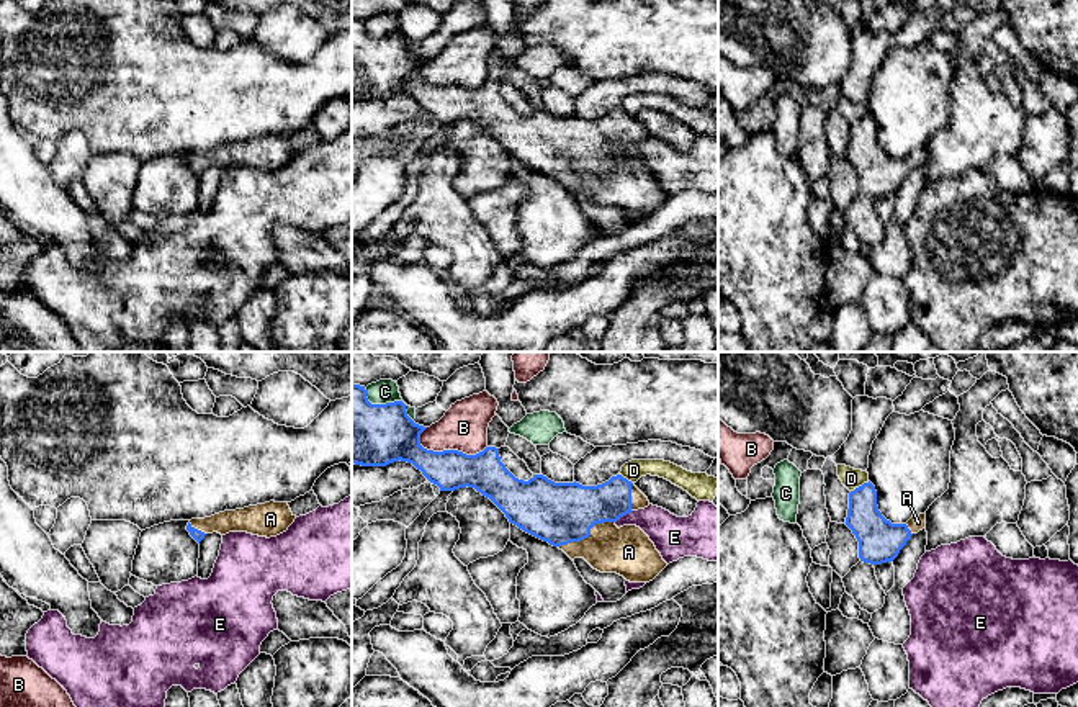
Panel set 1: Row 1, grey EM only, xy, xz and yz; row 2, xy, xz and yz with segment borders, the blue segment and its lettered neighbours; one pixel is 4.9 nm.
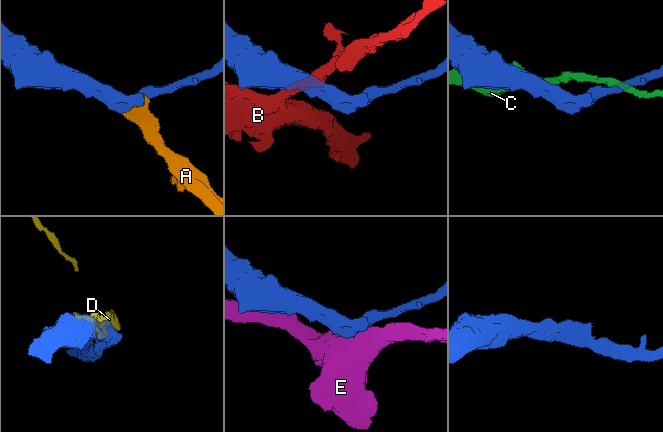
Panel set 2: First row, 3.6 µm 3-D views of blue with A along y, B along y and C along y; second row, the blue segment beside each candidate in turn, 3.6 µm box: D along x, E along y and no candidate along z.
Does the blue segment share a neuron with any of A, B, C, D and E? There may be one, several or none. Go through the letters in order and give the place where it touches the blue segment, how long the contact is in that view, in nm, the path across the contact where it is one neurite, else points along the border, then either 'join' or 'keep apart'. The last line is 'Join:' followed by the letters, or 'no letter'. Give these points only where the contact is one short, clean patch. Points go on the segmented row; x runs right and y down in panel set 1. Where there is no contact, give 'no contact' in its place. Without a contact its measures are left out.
A: xz (588, 535) | 300 nm | join
B: xz (449, 450) | 340 nm | keep apart
C: xz (390, 403) | 300 nm | keep apart
D: yz (859, 486) | 110 nm | keep apart
E: xz (624, 514) | 110 nm | along xz (632, 511), (615, 522) | keep apart
Join: A

